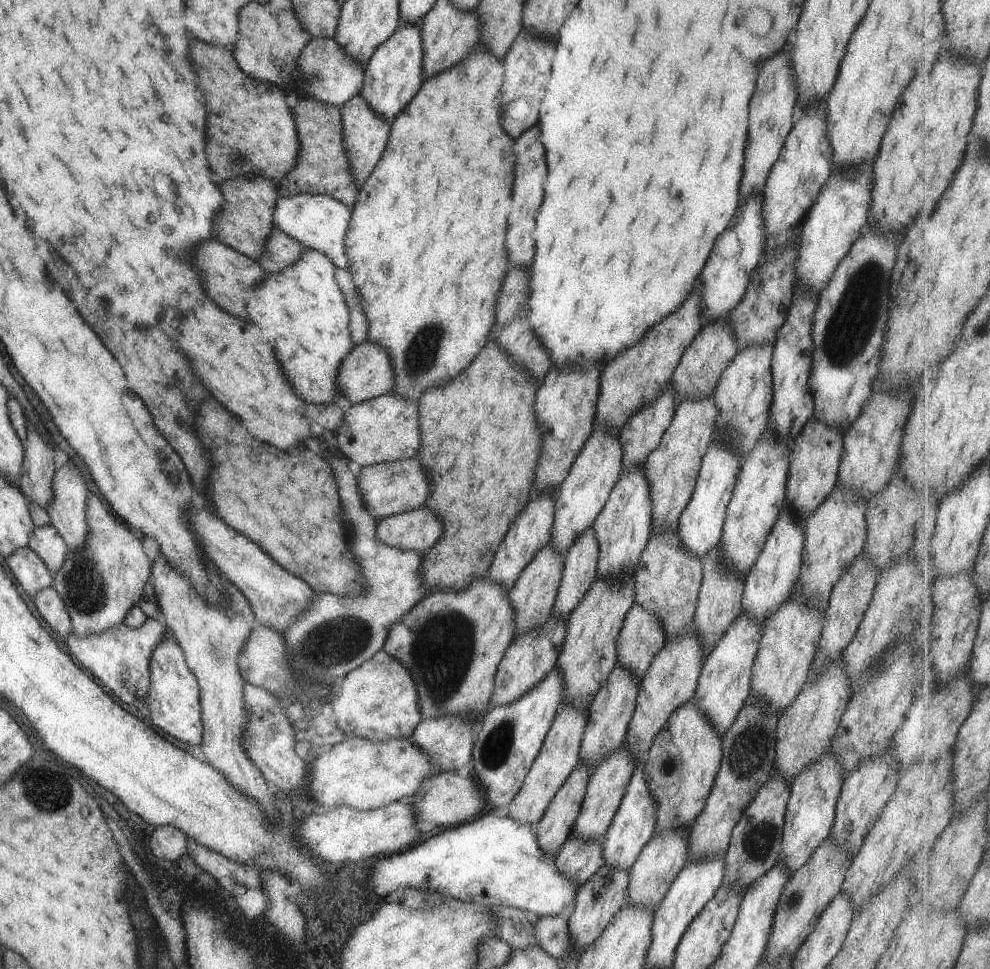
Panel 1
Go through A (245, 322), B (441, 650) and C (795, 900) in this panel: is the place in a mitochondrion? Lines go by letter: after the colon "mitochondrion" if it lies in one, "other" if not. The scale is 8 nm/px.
A: other
B: mitochondrion
C: mitochondrion

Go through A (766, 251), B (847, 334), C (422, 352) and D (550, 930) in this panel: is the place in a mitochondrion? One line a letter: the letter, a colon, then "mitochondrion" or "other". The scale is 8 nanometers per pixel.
A: other
B: mitochondrion
C: mitochondrion
D: other

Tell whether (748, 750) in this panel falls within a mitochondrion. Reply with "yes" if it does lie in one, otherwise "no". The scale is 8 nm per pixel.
yes

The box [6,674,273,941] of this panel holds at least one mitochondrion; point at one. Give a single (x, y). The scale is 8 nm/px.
(46, 796)

